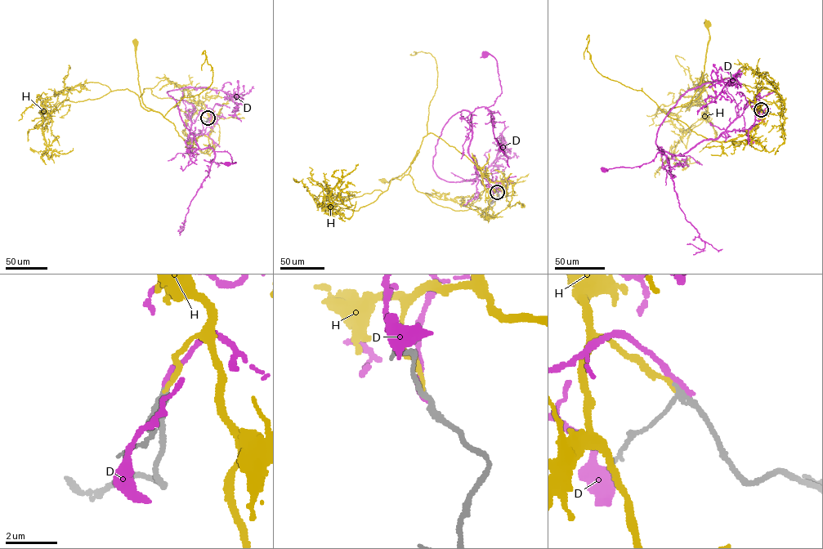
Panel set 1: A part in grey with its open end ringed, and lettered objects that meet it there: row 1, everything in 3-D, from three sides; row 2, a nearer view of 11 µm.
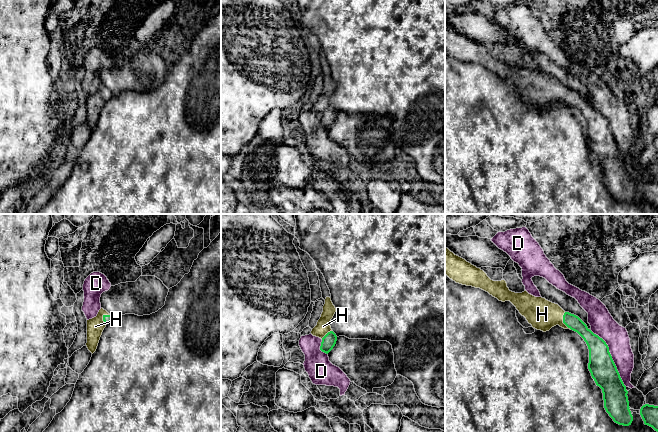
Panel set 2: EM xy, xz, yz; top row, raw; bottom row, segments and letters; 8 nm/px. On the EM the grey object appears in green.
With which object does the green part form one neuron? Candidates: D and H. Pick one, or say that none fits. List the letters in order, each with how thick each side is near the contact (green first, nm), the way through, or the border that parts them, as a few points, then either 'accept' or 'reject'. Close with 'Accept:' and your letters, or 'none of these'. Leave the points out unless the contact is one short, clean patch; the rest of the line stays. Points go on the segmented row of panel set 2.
D: 220 nm thick on the green side, 190 nm on the other; reject
H: 120 nm thick on the green side, 240 nm on the other; accept
Accept: H

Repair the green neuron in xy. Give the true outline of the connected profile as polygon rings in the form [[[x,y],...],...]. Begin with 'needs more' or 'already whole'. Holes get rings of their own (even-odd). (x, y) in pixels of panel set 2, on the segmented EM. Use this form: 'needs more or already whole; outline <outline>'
needs more; outline [[[101,308],[96,317],[87,320],[87,343],[88,350],[93,354],[98,346],[102,332],[107,324],[113,320],[112,316]]]

